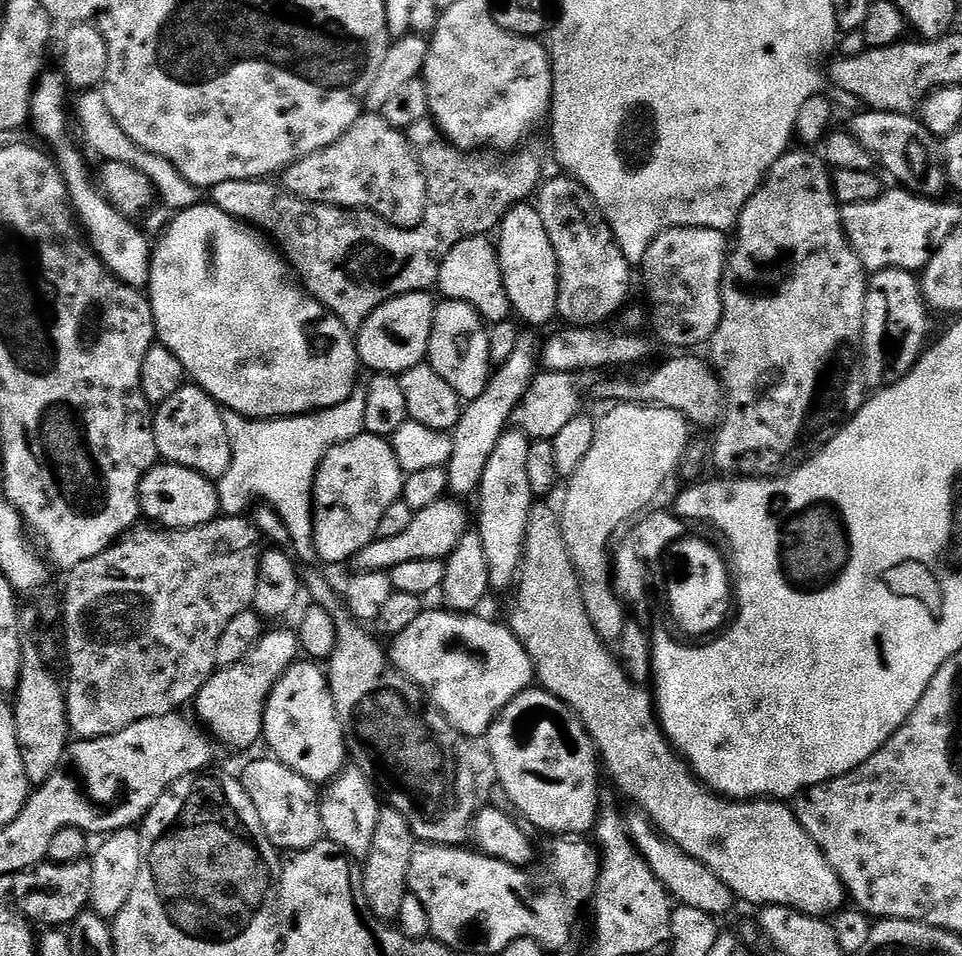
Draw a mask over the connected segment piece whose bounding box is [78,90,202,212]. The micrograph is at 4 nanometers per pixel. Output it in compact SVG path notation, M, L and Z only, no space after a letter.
M88 90L83 93L83 96L84 98L78 104L79 110L82 111L80 124L82 134L89 148L100 156L99 159L125 163L142 171L142 174L146 174L156 188L161 203L171 211L184 211L201 203L201 189L186 182L172 163L142 150L123 133L122 128L114 122L110 112L104 108L103 97L99 91Z

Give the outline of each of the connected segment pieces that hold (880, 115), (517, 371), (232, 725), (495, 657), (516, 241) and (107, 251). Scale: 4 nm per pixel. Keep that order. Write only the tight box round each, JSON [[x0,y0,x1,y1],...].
[[850,110,946,198],[446,339,538,498],[194,628,301,748],[391,611,534,737],[495,202,558,324],[54,148,152,289]]

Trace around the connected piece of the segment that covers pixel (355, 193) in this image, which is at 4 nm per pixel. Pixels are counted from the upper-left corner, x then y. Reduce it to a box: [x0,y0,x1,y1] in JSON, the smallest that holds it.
[282,111,428,228]

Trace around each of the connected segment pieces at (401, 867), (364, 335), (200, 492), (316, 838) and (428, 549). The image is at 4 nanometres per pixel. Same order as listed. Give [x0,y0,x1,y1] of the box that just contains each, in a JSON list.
[[362,807,418,922],[355,292,437,374],[140,462,221,530],[242,758,321,850],[354,498,469,572]]

